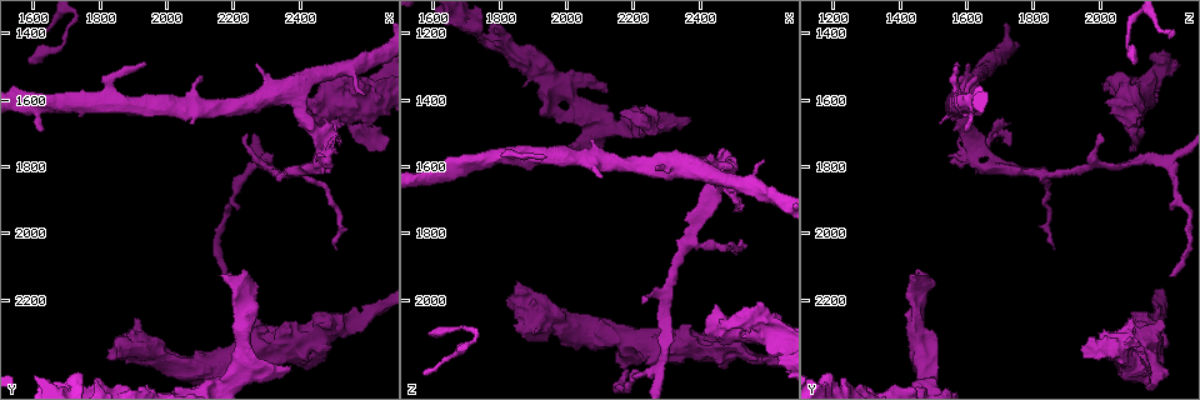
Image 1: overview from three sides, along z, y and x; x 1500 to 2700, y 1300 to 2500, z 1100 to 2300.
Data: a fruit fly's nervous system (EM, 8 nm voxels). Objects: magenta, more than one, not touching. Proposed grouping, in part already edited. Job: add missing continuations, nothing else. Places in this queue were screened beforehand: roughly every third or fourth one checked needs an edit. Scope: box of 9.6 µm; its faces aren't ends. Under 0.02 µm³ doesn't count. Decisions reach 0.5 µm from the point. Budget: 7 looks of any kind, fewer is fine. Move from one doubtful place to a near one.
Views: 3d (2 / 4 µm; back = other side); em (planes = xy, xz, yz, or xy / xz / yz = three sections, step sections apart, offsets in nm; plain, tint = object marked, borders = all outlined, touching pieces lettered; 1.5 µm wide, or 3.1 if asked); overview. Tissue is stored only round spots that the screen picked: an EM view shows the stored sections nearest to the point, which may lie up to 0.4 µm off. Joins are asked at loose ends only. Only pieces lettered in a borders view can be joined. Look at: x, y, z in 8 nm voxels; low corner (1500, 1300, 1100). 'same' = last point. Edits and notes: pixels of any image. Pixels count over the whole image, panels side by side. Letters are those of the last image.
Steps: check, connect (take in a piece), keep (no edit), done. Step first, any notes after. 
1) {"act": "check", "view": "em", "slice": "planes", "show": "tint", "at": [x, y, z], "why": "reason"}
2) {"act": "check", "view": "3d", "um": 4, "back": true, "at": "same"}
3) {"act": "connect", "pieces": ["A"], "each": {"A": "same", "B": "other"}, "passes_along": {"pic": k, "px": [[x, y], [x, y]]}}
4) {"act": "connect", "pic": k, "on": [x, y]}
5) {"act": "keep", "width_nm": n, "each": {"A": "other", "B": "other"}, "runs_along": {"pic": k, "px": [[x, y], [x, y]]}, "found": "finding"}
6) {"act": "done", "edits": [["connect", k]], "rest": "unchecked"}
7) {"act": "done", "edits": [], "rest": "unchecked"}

{"act": "check", "view": "3d", "um": 4, "at": [2440, 1610, 2010], "why": "free end"}

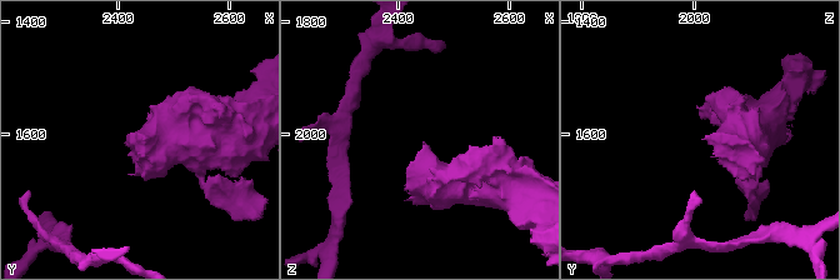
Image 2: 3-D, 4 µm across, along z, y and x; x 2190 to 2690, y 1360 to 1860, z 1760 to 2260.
{"act": "check", "view": "em", "slice": "xy", "step": 4, "show": "borders", "at": [2445, 1605, 2020]}

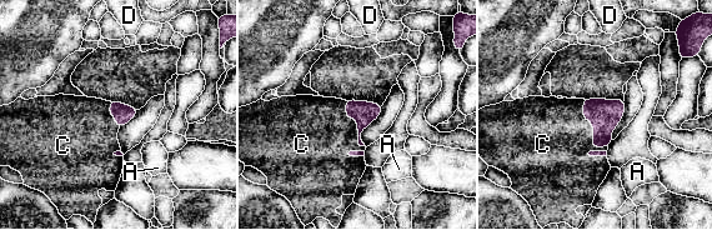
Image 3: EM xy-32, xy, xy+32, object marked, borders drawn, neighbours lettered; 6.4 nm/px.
{"act": "connect", "pieces": ["C"], "each": {"A": "other", "C": "same", "D": "other"}, "passes_along": {"pic": 3, "px": [[605, 115], [593, 129], [556, 139]]}, "found": "it goes on there"}

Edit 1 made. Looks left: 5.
{"act": "check", "view": "3d", "um": 4, "at": [1910, 2260, 2100]}

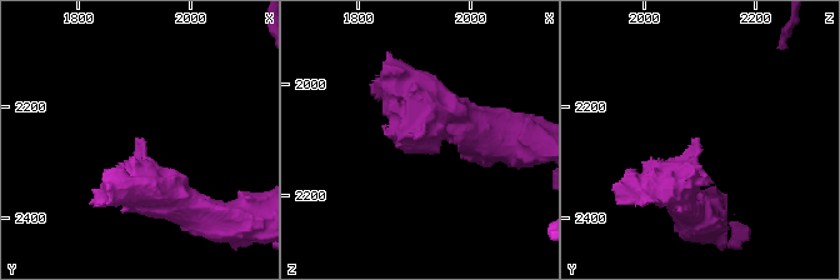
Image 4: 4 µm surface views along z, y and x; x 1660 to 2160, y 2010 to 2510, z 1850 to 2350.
{"act": "check", "view": "em", "slice": "planes", "show": "borders", "at": [1900, 2260, 2100], "why": "shape alone is not enough"}

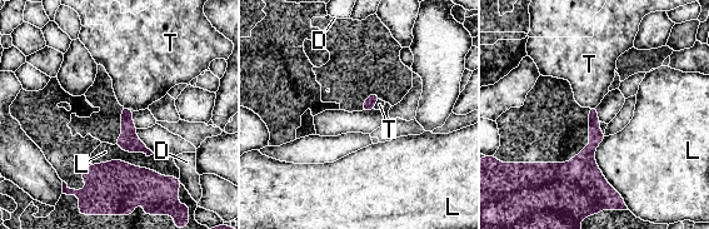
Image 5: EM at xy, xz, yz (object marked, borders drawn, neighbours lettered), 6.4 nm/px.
{"act": "keep", "each": {"D": "other", "L": "other", "T": "other"}, "border": {"pic": 5, "px": [[123, 105], [135, 110]]}, "found": "no lettered piece goes on from it"}

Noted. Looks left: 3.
{"act": "done", "edits": [["connect", 3]], "rest": "unchecked"}

